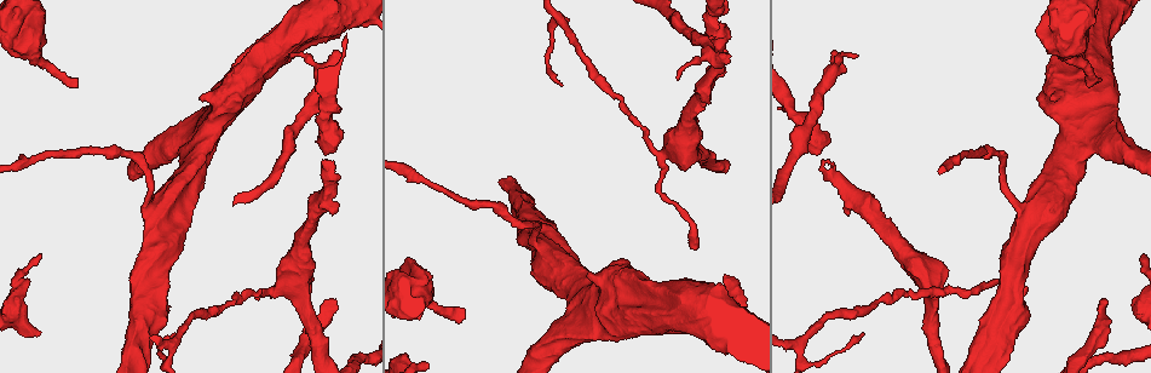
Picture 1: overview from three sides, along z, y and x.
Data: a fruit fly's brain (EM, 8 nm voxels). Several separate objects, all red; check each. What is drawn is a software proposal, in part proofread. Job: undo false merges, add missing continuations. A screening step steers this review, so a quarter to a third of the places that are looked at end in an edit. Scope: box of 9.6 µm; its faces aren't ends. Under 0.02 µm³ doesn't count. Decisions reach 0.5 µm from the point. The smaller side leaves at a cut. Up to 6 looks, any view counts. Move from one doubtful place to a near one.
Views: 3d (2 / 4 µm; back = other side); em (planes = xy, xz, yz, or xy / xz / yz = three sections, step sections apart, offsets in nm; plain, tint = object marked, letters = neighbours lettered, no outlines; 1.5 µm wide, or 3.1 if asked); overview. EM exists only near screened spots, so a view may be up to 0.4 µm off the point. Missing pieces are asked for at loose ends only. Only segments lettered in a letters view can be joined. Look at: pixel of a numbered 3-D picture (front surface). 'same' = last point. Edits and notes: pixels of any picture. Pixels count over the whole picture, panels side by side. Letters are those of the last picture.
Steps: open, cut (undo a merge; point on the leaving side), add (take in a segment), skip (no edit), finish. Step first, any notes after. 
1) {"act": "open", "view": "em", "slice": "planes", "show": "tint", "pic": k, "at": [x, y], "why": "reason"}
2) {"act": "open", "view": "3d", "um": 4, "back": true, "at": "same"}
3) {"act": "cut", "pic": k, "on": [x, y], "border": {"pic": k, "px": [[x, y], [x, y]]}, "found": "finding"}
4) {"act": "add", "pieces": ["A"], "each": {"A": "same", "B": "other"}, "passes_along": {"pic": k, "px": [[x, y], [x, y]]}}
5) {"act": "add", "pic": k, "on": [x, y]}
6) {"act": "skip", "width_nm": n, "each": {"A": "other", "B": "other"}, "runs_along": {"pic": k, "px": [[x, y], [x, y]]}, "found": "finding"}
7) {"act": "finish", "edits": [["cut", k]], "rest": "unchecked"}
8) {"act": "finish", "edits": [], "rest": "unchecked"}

{"act": "open", "view": "3d", "um": 4, "pic": 1, "at": [933, 289], "why": "small branch off a trunk"}

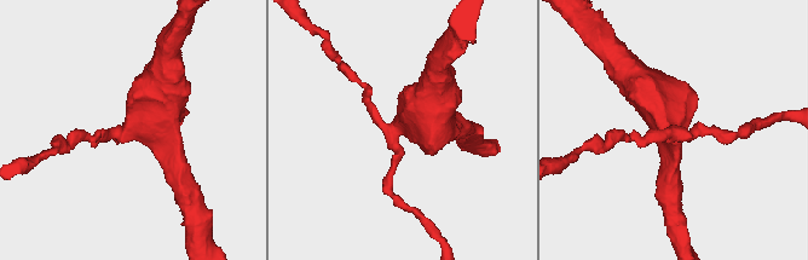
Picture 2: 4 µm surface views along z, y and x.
{"act": "open", "view": "em", "slice": "planes", "show": "letters", "pic": 2, "at": [404, 122]}

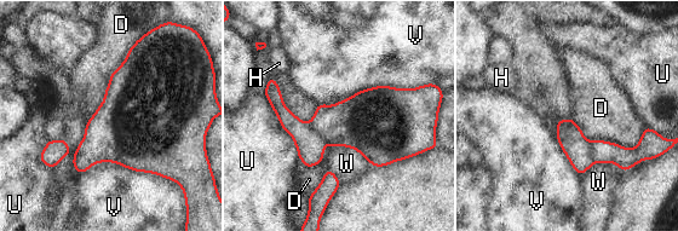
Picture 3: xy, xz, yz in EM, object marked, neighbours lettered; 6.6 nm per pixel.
{"act": "cut", "pic": 3, "on": [310, 146], "longest_contact_nm": ["V", 650], "each": {"D": "other", "H": "other", "U": "other", "V": "other", "W": "other"}, "border": {"pic": 3, "px": [[309, 122], [326, 143]]}, "found": "a second cell is stuck on"}

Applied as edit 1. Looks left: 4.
{"act": "open", "view": "overview"}

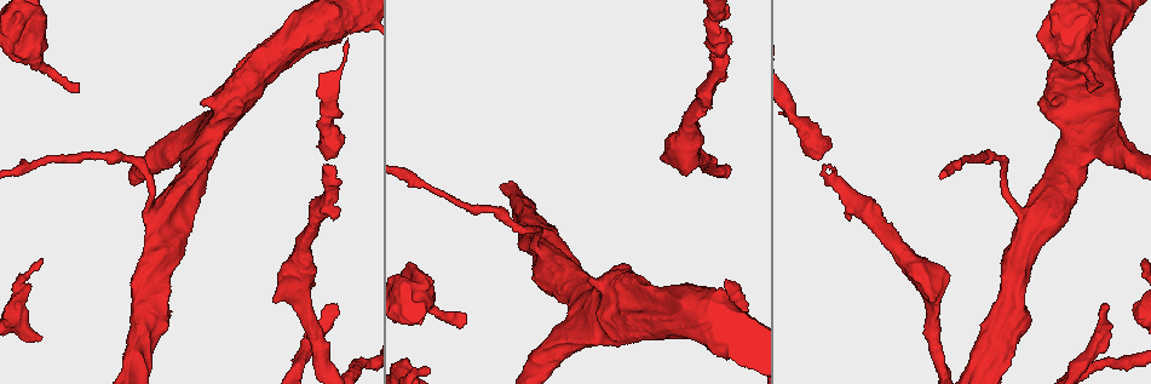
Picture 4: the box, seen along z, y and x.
{"act": "open", "view": "em", "slice": "planes", "show": "letters", "pic": 4, "at": [712, 16], "why": "thick turns thin"}

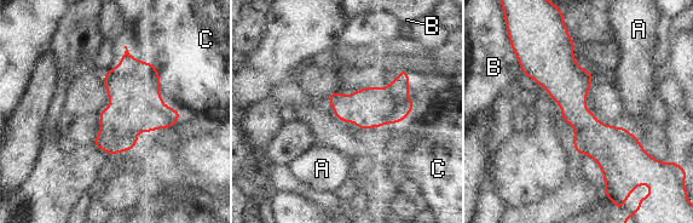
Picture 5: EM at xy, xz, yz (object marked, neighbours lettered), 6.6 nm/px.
{"act": "skip", "width_nm": 240, "each": {"A": "other", "B": "other", "C": "other"}, "border": {"pic": 5, "px": [[126, 46], [179, 113]]}, "found": "continuous, no second cell"}

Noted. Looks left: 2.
{"act": "open", "view": "em", "slice": "planes", "show": "tint", "pic": 4, "at": [337, 305], "why": "an open end"}

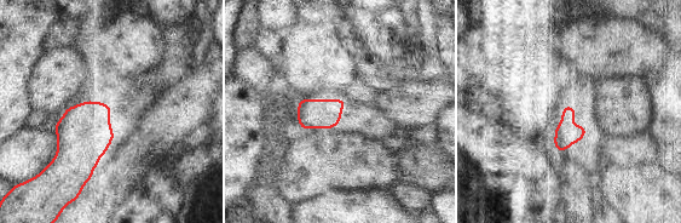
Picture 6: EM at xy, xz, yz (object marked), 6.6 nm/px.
{"act": "open", "view": "em", "slice": "planes", "show": "letters", "at": "same"}

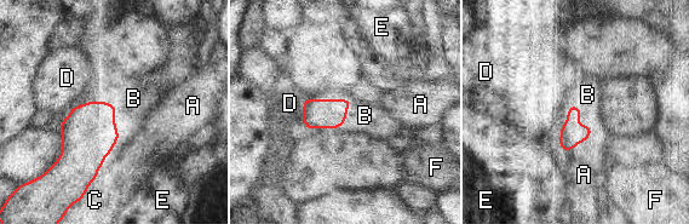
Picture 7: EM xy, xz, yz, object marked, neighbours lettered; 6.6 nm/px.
{"act": "add", "pieces": ["B"], "width_nm": 160, "each": {"A": "other", "B": "same", "C": "other", "D": "other", "E": "other", "F": "other"}, "passes_along": {"pic": 7, "px": [[89, 133], [114, 116], [133, 98]]}, "found": "the cell continues"}

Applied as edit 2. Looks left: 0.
{"act": "finish", "edits": [["cut", 3], ["add", 7]], "rest": "unchecked"}

